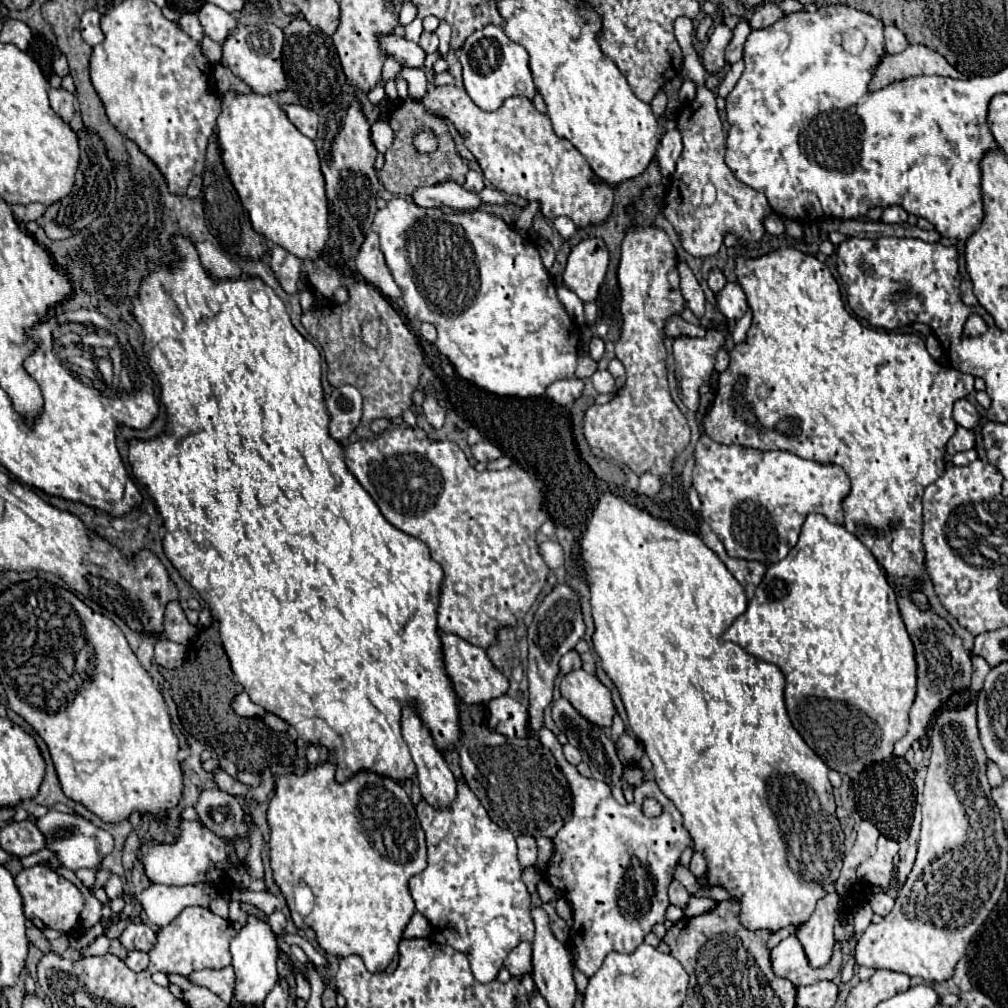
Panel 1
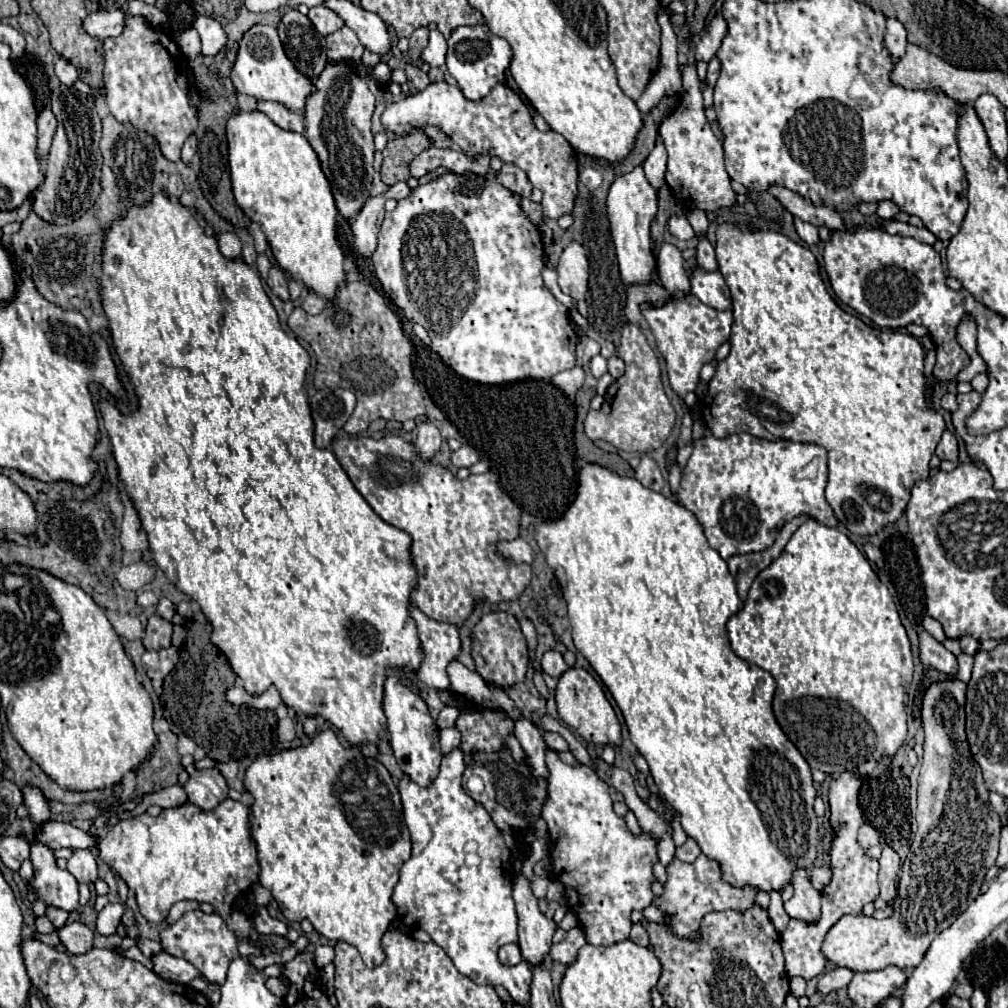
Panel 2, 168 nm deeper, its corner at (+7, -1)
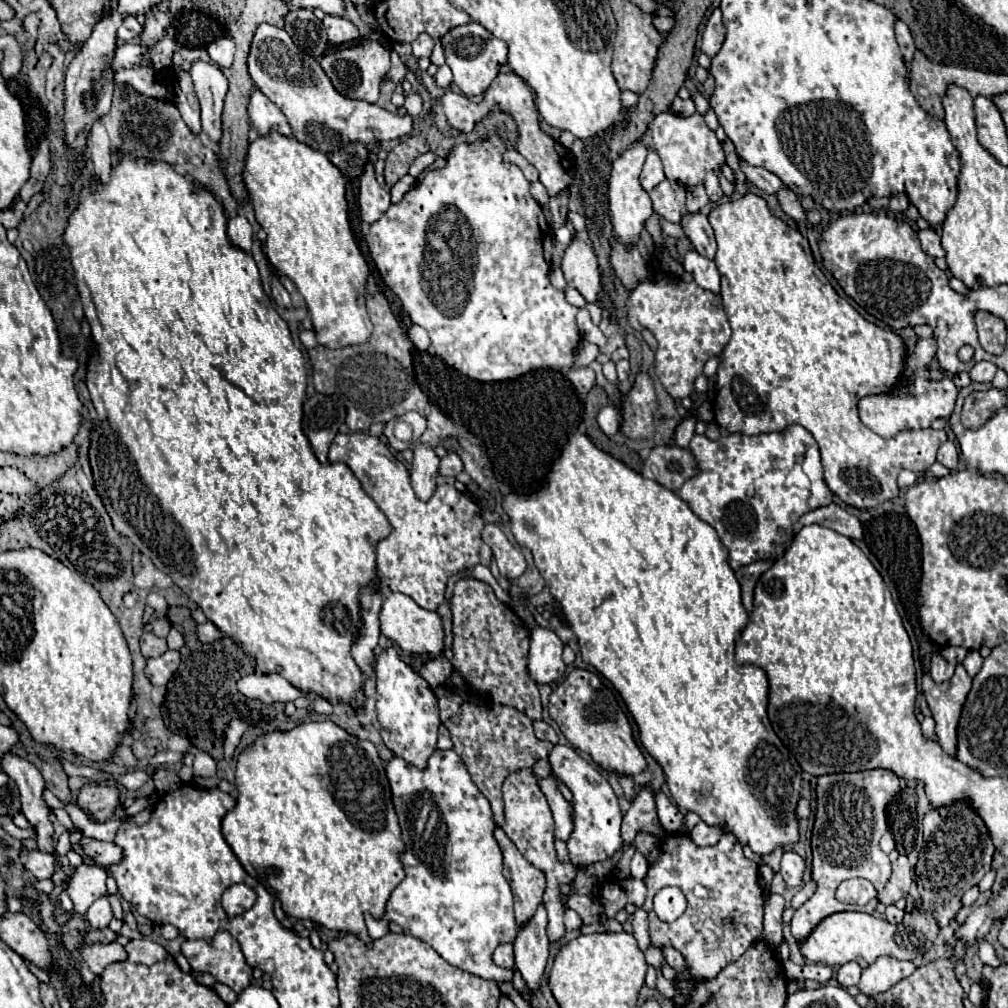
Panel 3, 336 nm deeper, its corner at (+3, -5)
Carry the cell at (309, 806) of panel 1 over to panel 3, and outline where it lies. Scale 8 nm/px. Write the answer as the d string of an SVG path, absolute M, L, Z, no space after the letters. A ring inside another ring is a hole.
M326 719L326 721L308 721L308 723L300 723L290 731L282 731L282 729L272 729L272 731L264 731L260 735L256 735L256 741L250 743L248 747L242 749L242 753L236 759L236 789L238 789L238 797L236 797L236 805L224 815L222 819L222 835L226 839L226 843L232 847L232 851L236 853L236 857L240 859L242 867L256 879L260 881L270 895L274 895L280 903L286 915L296 917L296 919L312 919L328 929L338 929L338 931L348 931L354 933L356 937L364 939L370 945L370 937L364 925L364 913L370 911L372 917L380 919L384 909L386 909L386 901L392 893L392 889L404 879L404 869L400 863L400 851L404 849L404 843L400 839L400 825L394 813L394 805L392 805L392 793L390 793L390 785L386 779L386 771L384 771L384 763L378 757L376 747L370 741L362 741L350 733L346 733L344 729L340 729L334 721Z

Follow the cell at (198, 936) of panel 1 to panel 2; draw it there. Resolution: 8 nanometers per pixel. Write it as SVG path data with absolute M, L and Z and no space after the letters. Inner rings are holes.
M200 909L186 911L176 923L166 925L160 931L160 945L168 955L192 963L206 979L226 979L228 965L238 955L238 939L224 919L220 915L206 915Z

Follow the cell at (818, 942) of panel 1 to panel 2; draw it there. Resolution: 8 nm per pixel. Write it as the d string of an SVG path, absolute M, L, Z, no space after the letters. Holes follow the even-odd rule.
M798 869L792 873L792 887L796 889L796 893L788 903L784 903L786 913L792 919L804 919L806 923L816 923L816 919L820 919L822 913L820 891L816 891L810 885L806 869Z

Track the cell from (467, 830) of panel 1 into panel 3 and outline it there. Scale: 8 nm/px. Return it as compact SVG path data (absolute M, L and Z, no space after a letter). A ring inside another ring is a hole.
M436 749L424 769L412 767L400 757L392 757L386 765L386 775L402 829L404 851L400 853L400 863L406 877L390 893L386 913L378 923L378 937L386 935L386 923L394 921L410 935L434 947L434 951L450 965L496 983L512 981L514 971L496 967L492 961L492 951L498 945L514 943L518 925L514 921L512 891L502 875L502 849L492 835L494 817L488 799L478 791L460 755L452 749Z

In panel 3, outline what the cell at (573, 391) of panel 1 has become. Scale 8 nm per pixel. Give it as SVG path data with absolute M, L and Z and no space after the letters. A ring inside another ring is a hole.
M582 367L582 369L570 369L568 379L572 381L572 385L576 387L576 391L580 395L586 395L594 387L596 375L594 375L594 371L590 367Z

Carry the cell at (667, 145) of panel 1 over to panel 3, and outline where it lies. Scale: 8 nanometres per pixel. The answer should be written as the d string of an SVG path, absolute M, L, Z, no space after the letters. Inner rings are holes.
M650 149L646 163L642 167L642 173L640 173L640 185L644 191L652 191L662 179L664 179L664 171L662 171L660 157L656 155L654 149Z

